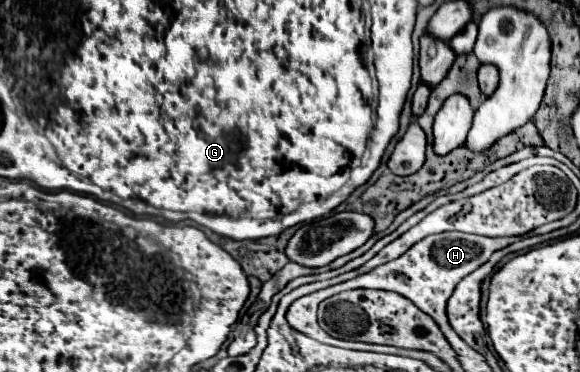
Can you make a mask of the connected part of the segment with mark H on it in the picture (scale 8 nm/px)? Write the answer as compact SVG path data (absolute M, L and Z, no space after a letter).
M468 233L430 235L410 247L404 255L370 271L370 289L384 289L408 297L414 305L446 305L462 277L486 263L490 255L522 237L482 237Z

